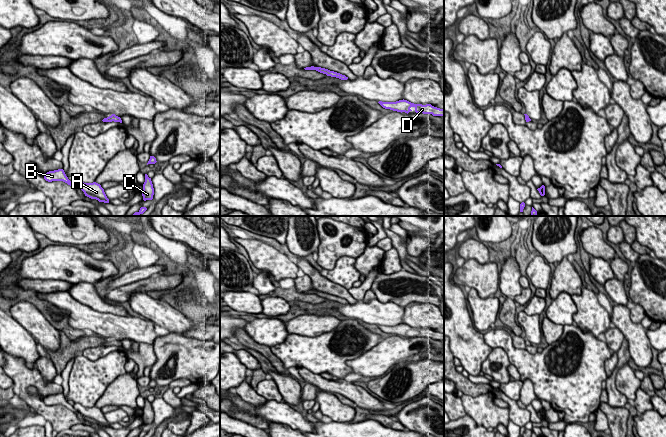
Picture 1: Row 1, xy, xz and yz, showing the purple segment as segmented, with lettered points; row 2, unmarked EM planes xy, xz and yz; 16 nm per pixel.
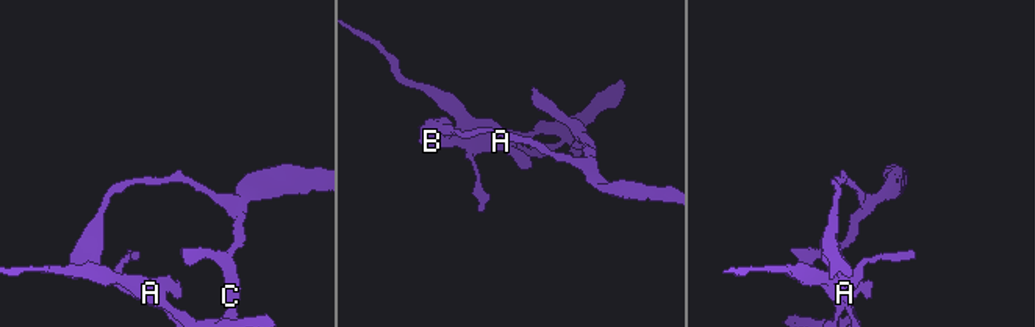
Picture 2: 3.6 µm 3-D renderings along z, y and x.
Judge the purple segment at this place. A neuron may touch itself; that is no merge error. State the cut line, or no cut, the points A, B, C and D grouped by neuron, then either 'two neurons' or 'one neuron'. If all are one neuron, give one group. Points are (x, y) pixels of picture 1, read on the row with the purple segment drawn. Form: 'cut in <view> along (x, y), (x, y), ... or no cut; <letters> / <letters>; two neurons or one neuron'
cut in xy along (115, 119), (119, 118), (121, 120); A B / C D; two neurons

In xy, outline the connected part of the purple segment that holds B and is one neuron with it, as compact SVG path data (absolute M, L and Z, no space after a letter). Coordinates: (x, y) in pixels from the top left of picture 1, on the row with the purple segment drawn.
M63 169L49 171L45 173L44 179L48 182L63 181L74 189L81 189L84 192L85 196L91 199L96 199L99 202L109 203L109 199L107 198L104 189L101 187L100 184L96 182L84 183L79 179L74 179L73 181L70 181Z

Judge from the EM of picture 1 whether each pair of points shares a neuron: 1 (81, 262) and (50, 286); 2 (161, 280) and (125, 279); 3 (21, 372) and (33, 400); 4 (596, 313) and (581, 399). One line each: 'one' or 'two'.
1: one
2: two
3: one
4: two

